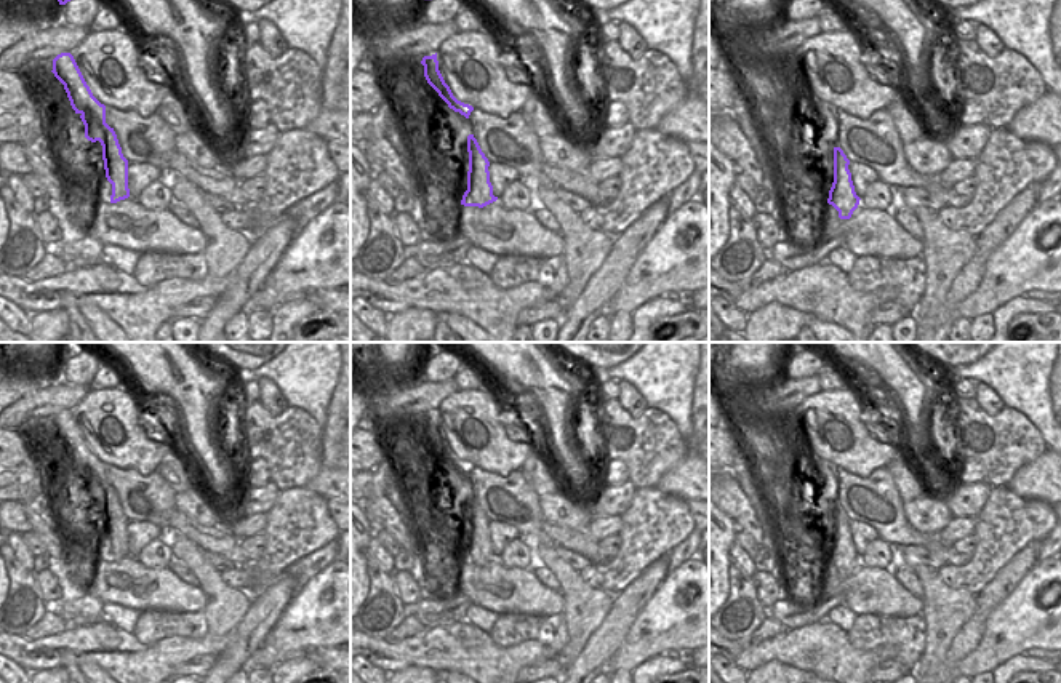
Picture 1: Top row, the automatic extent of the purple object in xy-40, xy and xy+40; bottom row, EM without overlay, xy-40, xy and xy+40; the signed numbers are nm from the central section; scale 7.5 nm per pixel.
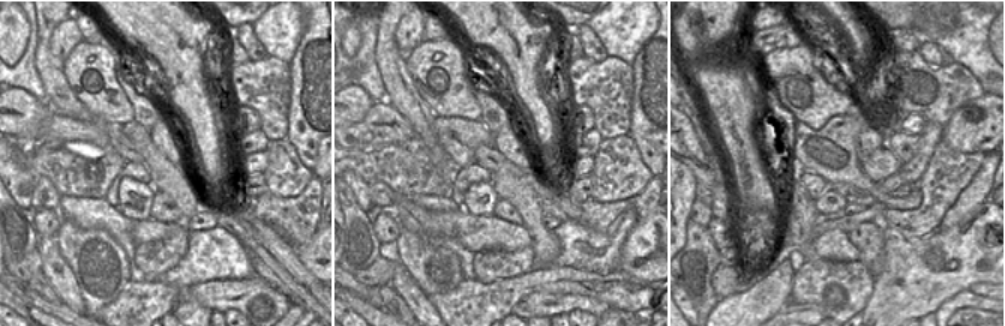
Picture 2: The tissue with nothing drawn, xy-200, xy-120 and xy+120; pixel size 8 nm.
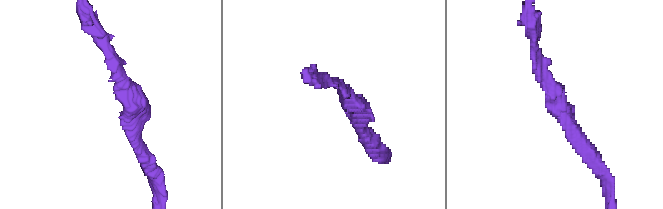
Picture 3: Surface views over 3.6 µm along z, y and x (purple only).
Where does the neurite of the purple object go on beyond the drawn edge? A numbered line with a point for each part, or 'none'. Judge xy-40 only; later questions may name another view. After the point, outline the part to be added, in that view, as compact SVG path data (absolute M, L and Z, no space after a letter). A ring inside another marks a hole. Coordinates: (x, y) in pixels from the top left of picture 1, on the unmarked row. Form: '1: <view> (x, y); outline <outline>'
none

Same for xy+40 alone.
none

